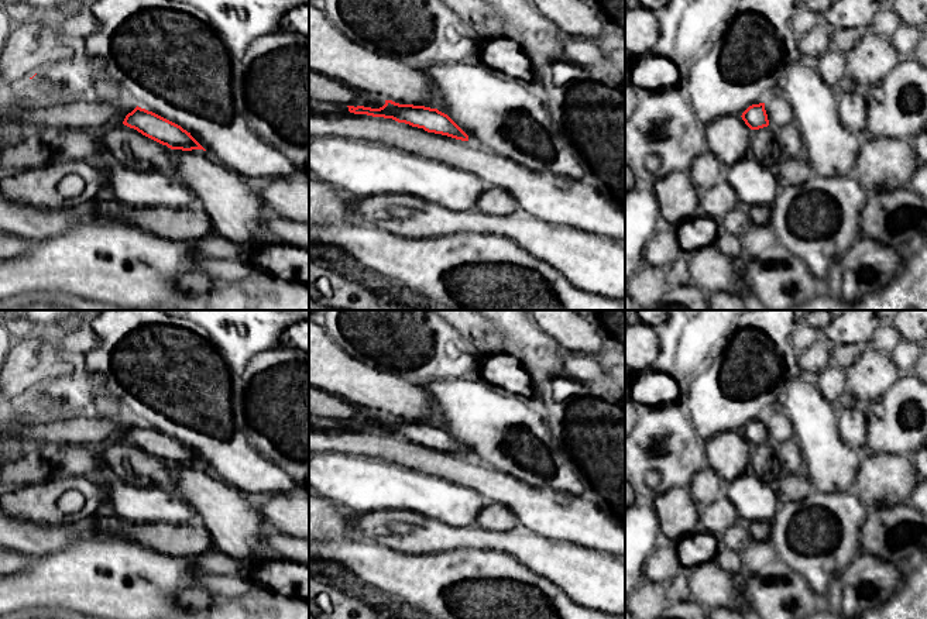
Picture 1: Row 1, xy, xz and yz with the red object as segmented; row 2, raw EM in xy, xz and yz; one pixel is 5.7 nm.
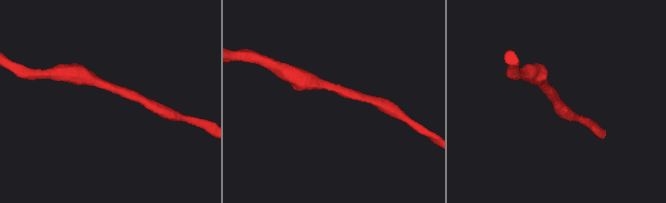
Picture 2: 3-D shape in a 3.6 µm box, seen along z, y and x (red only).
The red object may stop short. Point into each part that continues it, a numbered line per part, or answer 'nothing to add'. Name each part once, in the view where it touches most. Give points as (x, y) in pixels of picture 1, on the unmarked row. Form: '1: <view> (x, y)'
nothing to add

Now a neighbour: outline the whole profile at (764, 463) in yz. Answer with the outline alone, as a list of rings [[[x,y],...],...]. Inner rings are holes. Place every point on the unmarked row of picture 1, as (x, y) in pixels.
[[[770,441],[751,447],[749,470],[763,482],[772,484],[784,475]]]

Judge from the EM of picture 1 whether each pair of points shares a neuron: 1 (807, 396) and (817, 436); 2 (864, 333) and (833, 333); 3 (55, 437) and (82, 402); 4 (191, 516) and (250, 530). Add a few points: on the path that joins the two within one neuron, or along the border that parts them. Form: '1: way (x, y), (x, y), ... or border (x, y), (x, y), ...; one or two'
1: way (807, 406), (814, 419), (814, 426); one
2: way (857, 330), (840, 330); one
3: border (83, 415), (37, 425); two
4: border (177, 492), (192, 508), (199, 521); two

